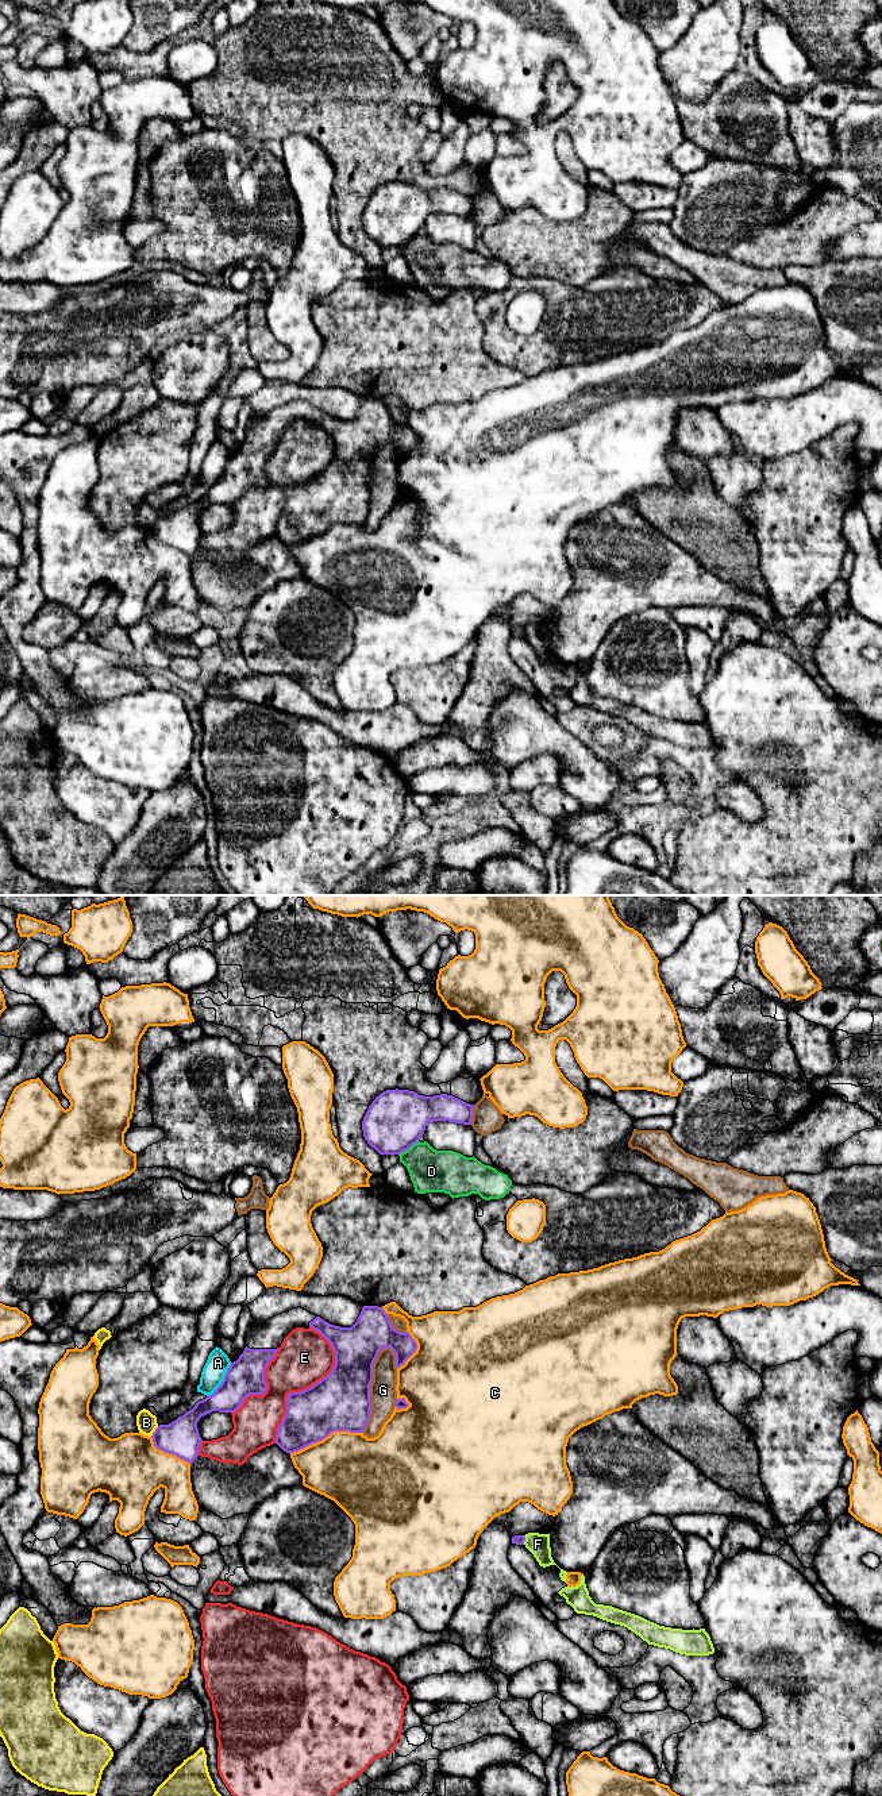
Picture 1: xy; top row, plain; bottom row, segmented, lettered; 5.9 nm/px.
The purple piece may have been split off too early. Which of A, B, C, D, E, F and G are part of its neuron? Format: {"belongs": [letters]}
{"belongs": []}

